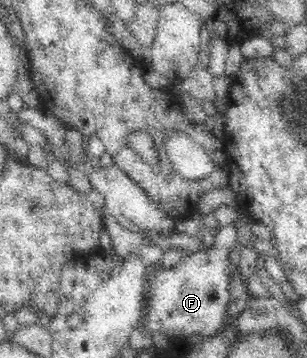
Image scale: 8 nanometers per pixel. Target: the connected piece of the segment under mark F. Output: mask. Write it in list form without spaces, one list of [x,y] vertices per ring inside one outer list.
[[[233,224],[218,226],[211,249],[189,254],[173,267],[155,272],[149,276],[146,293],[143,296],[146,306],[141,321],[144,334],[161,332],[169,338],[173,335],[200,334],[204,339],[213,337],[223,324],[229,302],[229,282],[231,281],[230,253],[237,249],[237,228]]]

